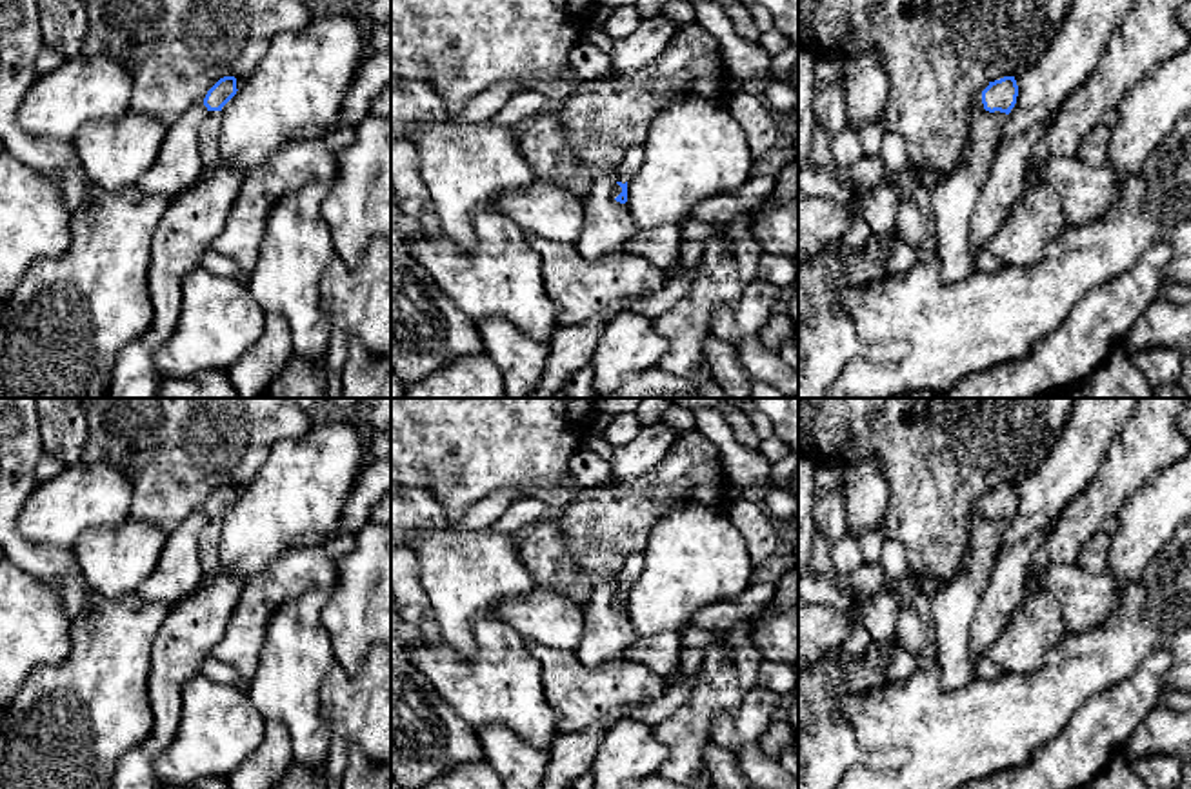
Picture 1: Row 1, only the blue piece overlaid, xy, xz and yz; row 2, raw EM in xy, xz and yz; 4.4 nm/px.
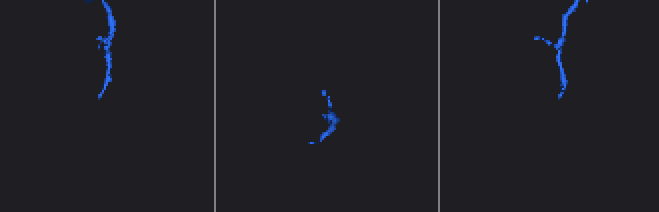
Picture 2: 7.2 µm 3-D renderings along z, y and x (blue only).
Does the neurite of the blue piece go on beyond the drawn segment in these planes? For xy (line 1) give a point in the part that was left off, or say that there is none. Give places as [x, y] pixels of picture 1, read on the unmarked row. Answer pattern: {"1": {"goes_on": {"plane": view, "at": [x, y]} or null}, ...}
{"1": {"goes_on": {"plane": "xy", "at": [210, 539]}}}

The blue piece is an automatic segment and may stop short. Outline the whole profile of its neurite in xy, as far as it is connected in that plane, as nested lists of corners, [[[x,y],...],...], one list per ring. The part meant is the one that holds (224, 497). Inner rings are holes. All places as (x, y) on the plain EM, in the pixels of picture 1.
[[[220,485],[205,502],[204,513],[209,522],[200,533],[200,564],[204,571],[204,582],[209,582],[220,567],[220,534],[222,534],[222,514],[236,502],[236,485]]]

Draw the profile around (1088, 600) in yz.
[[[1053,564],[1042,587],[1053,594],[1066,616],[1066,633],[1089,633],[1107,622],[1126,600],[1124,585],[1107,573],[1093,574],[1078,564]]]

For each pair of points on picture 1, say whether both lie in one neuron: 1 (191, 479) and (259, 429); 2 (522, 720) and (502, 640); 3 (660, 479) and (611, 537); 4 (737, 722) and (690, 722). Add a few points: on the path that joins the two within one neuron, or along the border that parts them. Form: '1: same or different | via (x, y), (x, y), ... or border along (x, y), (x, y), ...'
1: same | via (208, 462), (242, 431)
2: same | via (517, 700), (502, 684), (502, 660)
3: same | via (651, 493), (622, 522)
4: different | border along (742, 693), (735, 709), (711, 722), (710, 739)

